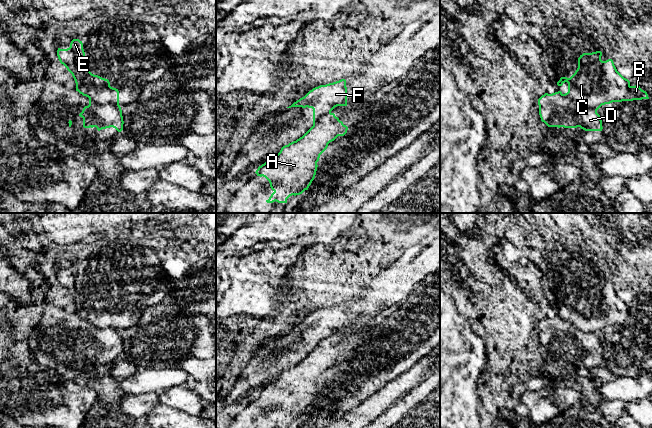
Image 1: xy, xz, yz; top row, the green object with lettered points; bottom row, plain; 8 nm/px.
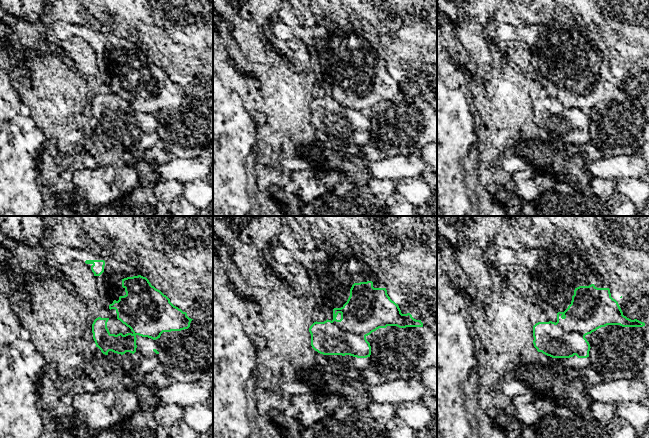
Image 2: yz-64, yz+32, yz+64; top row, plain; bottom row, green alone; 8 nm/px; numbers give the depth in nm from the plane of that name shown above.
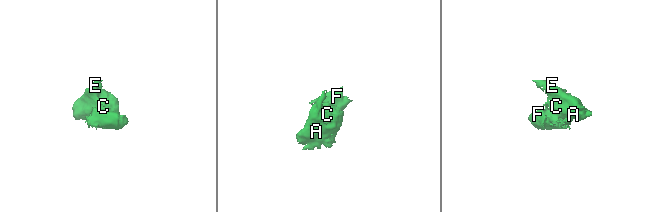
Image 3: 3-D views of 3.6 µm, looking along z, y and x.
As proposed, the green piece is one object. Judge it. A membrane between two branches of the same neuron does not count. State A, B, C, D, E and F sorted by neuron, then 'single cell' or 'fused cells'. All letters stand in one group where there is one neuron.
A B C E / D F | fused cells

